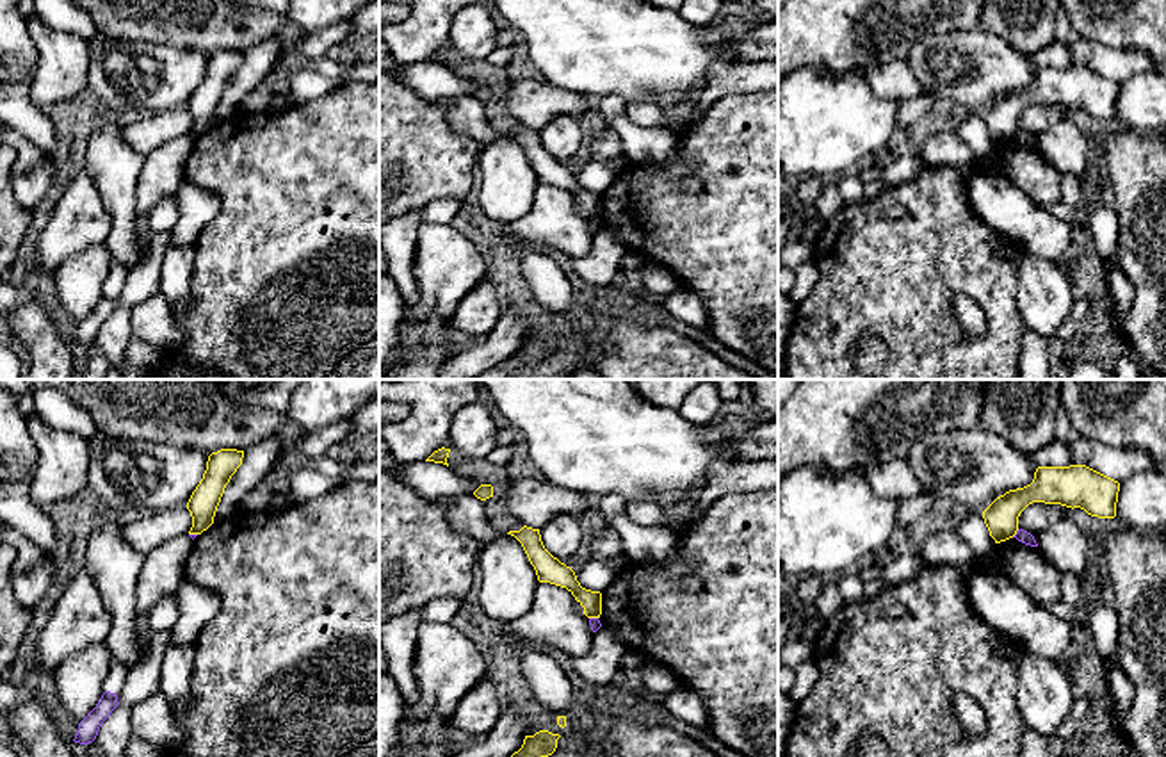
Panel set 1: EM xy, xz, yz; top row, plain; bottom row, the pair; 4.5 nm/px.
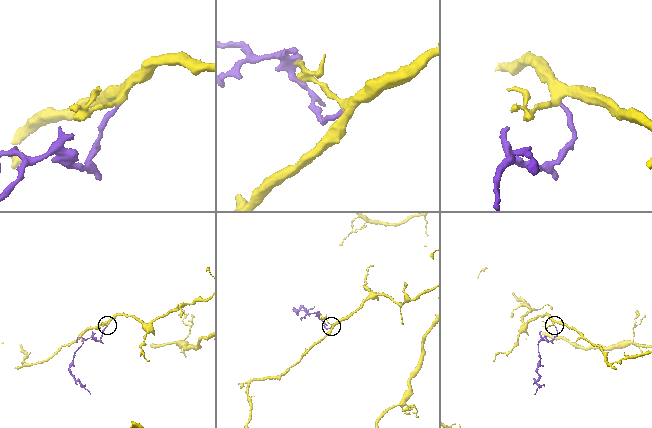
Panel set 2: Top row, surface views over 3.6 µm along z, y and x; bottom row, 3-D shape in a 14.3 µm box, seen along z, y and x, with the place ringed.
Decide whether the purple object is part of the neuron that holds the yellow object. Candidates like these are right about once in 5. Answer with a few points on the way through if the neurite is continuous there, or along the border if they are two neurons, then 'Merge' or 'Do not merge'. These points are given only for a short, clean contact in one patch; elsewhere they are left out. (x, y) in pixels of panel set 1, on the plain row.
Boundary: yz (1019, 130), (1012, 138). Do not merge

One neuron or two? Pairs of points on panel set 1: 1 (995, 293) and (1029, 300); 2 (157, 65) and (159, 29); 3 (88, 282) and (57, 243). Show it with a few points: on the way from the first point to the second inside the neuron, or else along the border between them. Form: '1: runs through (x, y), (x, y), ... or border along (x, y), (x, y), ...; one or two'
1: border along (1019, 255), (1017, 310), (1029, 330); two
2: border along (118, 40), (141, 40), (196, 48), (200, 52); two
3: border along (104, 244), (73, 253), (54, 273); two

